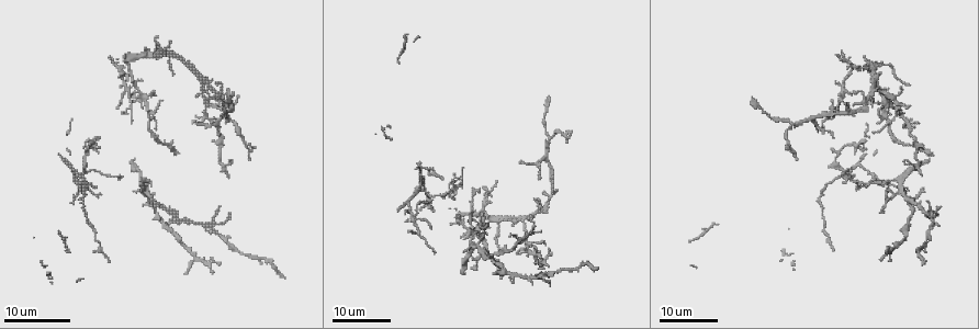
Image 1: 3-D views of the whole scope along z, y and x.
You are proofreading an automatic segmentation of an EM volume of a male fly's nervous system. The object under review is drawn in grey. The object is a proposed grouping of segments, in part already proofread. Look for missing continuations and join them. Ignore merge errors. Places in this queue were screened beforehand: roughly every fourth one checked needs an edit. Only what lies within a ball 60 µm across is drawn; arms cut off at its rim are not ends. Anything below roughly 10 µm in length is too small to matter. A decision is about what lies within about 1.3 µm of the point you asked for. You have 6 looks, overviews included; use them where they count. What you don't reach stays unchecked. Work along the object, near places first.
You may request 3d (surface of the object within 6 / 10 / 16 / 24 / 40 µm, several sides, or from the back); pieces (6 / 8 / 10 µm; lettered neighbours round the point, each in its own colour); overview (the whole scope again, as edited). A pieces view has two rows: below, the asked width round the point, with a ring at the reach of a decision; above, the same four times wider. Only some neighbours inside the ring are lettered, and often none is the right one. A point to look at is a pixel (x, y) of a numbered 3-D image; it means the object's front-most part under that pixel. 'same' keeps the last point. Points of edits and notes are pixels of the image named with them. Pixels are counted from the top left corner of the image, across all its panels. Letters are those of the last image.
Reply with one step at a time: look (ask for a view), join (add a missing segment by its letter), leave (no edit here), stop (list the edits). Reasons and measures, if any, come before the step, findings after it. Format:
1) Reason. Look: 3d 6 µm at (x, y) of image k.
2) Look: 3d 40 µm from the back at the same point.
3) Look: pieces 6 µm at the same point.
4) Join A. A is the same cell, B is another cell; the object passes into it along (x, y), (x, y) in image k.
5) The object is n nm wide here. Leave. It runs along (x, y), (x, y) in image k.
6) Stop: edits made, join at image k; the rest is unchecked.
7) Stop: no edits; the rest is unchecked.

Branch stops here. Look: 3d 24 µm at (833, 102) of image 1.

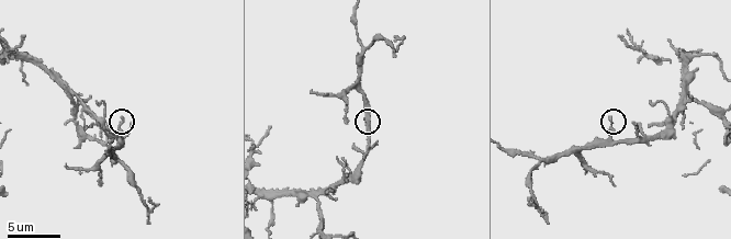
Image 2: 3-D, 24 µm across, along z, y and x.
Look: pieces 8 µm at (612, 117) of image 2.

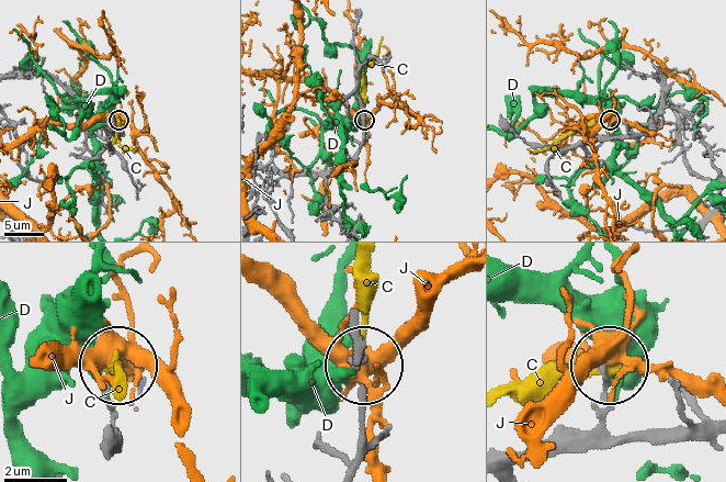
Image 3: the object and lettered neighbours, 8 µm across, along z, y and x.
Leave. C, D and J are other cells; none of them fits.

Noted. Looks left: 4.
Branch stops here. Look: 3d 16 µm at (751, 97) of image 1.

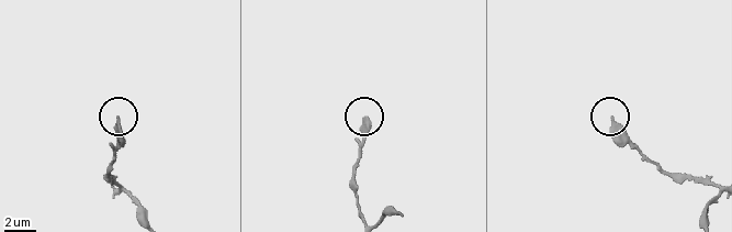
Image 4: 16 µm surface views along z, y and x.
Look: pieces 10 µm at (612, 121) of image 4.

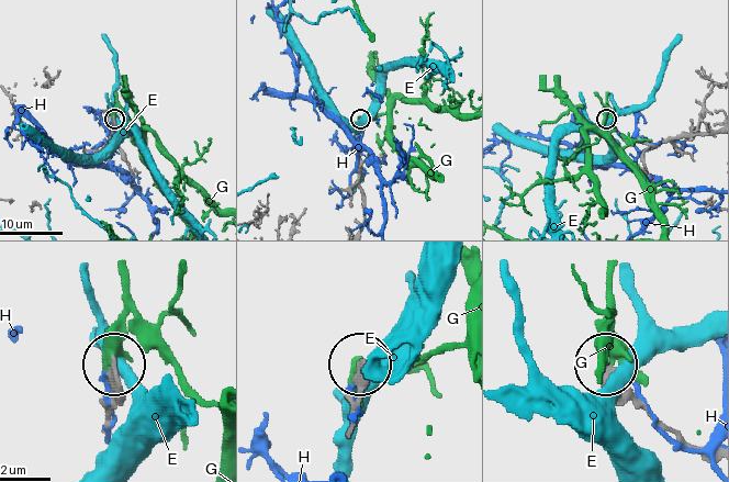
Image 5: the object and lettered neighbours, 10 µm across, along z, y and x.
The object is 280 nm wide here. Leave. E, G and H are other cells; it runs along (104, 426), (111, 365) in image 5; no lettered segment goes on from it.

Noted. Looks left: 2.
Free end. Look: 3d 24 µm at (882, 258) of image 1.

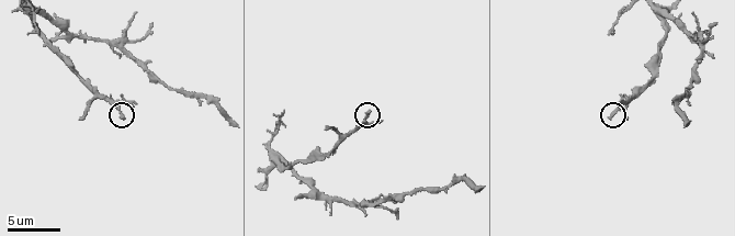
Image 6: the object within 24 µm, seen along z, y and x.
What lies round it. Look: pieces 8 µm at (366, 111) of image 6.

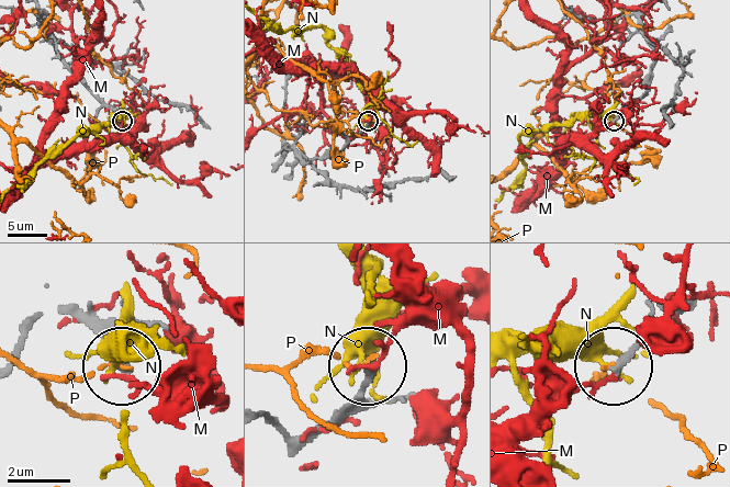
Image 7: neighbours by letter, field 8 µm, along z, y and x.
Leave. M, N and P are other cells; it runs along (317, 431), (357, 392), (364, 371) in image 7; none of them fits.

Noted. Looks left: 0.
Stop: no edits; the rest is unchecked.

